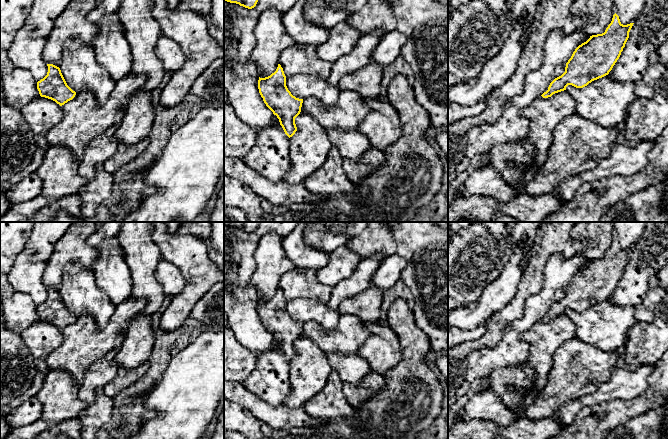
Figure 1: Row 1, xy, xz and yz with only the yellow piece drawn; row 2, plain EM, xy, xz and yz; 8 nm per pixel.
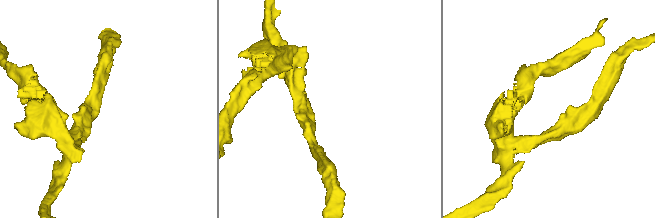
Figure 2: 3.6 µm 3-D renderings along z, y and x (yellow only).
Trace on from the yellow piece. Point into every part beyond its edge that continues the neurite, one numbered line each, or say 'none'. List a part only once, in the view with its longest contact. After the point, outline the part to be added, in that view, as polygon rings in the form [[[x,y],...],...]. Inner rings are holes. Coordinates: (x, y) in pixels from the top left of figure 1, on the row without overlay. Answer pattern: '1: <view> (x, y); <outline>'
none

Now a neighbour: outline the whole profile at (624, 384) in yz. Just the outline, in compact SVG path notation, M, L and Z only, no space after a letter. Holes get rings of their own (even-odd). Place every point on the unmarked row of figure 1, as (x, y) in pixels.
M641 365L627 370L616 366L612 370L609 380L596 383L593 392L584 394L563 404L558 413L553 417L560 422L562 427L576 421L577 415L596 406L605 405L613 400L631 400L643 395L648 388L648 378L654 366Z

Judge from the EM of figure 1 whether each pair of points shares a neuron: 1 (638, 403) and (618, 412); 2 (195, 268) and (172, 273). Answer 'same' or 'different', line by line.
1: same
2: different

